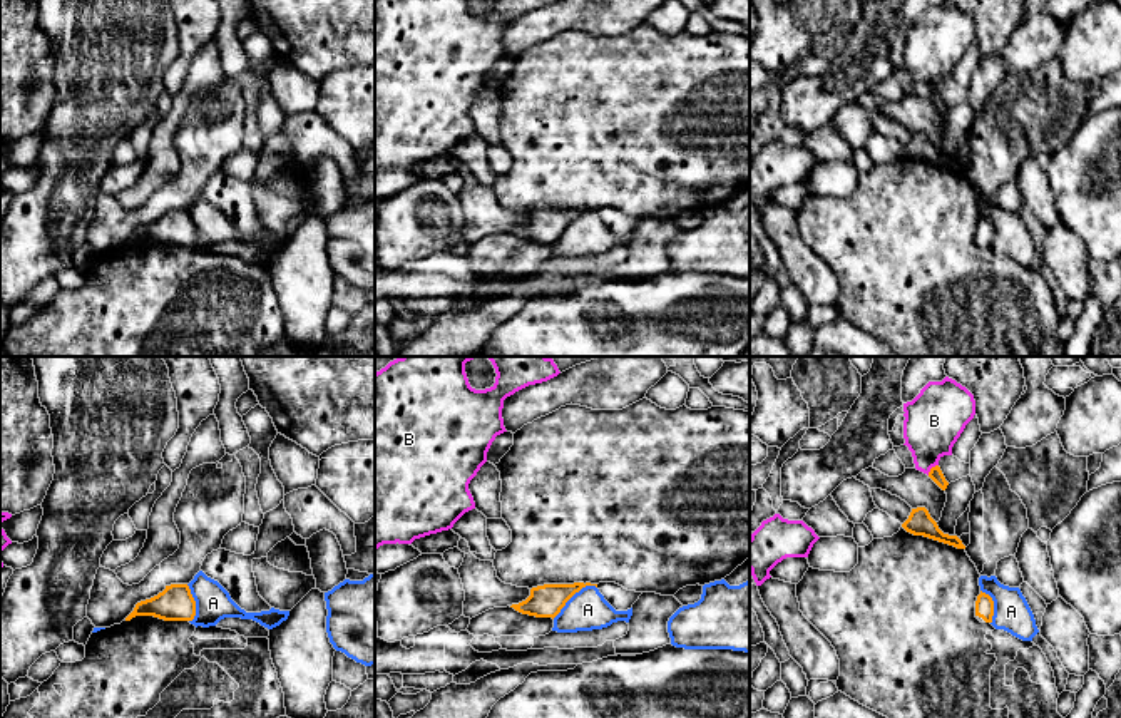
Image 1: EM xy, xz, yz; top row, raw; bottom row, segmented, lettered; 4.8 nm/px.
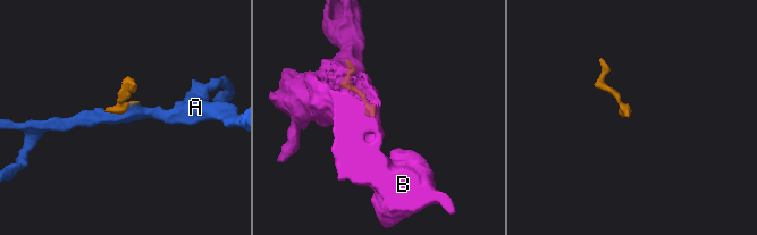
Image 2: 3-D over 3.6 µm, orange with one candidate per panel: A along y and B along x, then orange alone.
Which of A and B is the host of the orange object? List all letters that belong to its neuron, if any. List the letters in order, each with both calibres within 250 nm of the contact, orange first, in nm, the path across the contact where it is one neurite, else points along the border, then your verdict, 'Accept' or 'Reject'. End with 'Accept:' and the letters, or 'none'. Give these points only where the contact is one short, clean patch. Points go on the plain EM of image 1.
A: Thickness 160 nm (orange) against 200 nm. Boundary: xz (596, 211), (583, 211), (552, 243). Reject
B: Thickness 70 nm (orange) against 280 nm. Boundary: yz (937, 89), (927, 99). Reject
Accept: none

